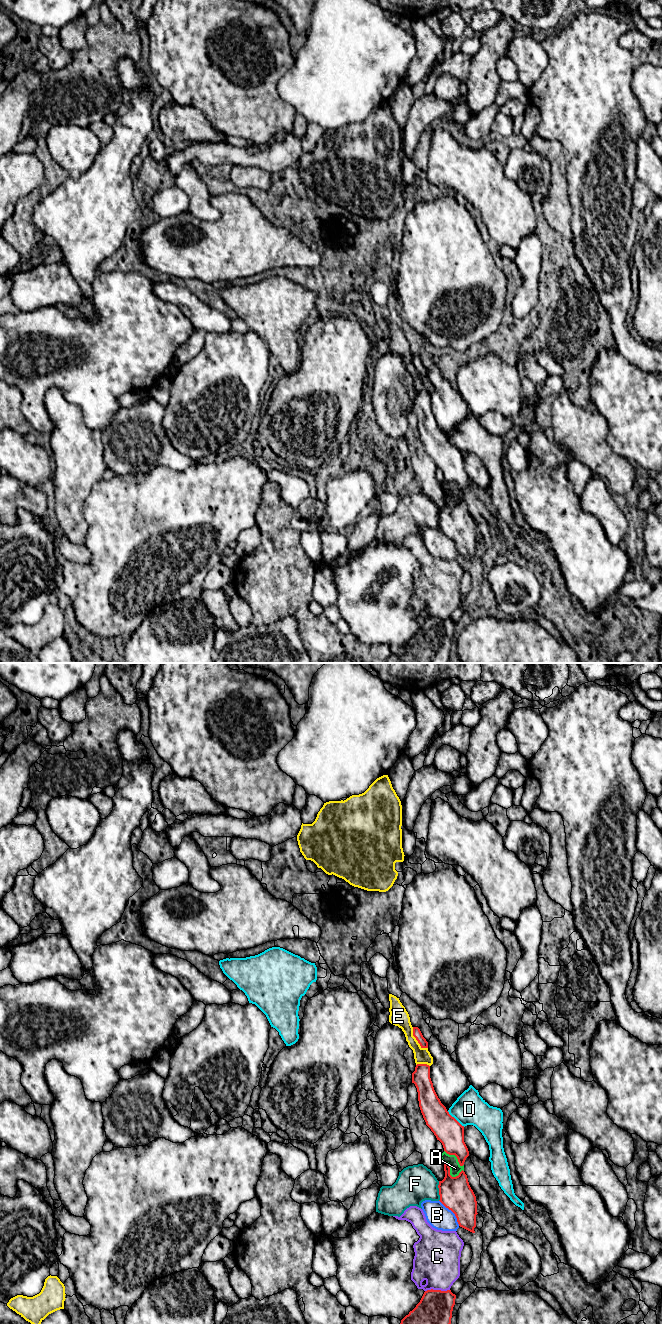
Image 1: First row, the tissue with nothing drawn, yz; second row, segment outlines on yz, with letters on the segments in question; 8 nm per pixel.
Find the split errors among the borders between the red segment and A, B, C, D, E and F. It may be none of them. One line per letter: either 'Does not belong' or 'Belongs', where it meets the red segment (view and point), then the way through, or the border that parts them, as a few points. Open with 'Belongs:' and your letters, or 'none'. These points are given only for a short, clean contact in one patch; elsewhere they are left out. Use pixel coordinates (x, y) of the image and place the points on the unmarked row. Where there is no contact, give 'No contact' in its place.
Belongs: none
A: Does not belong. Touches red at yz (449, 502)
B: Does not belong. Touches red at yz (452, 539)
C: Does not belong. Touches red at yz (437, 618)
D: Does not belong. Touches red at yz (455, 447)
E: Does not belong. Touches red at yz (416, 367)
F: Does not belong. Touches red at yz (439, 519)

